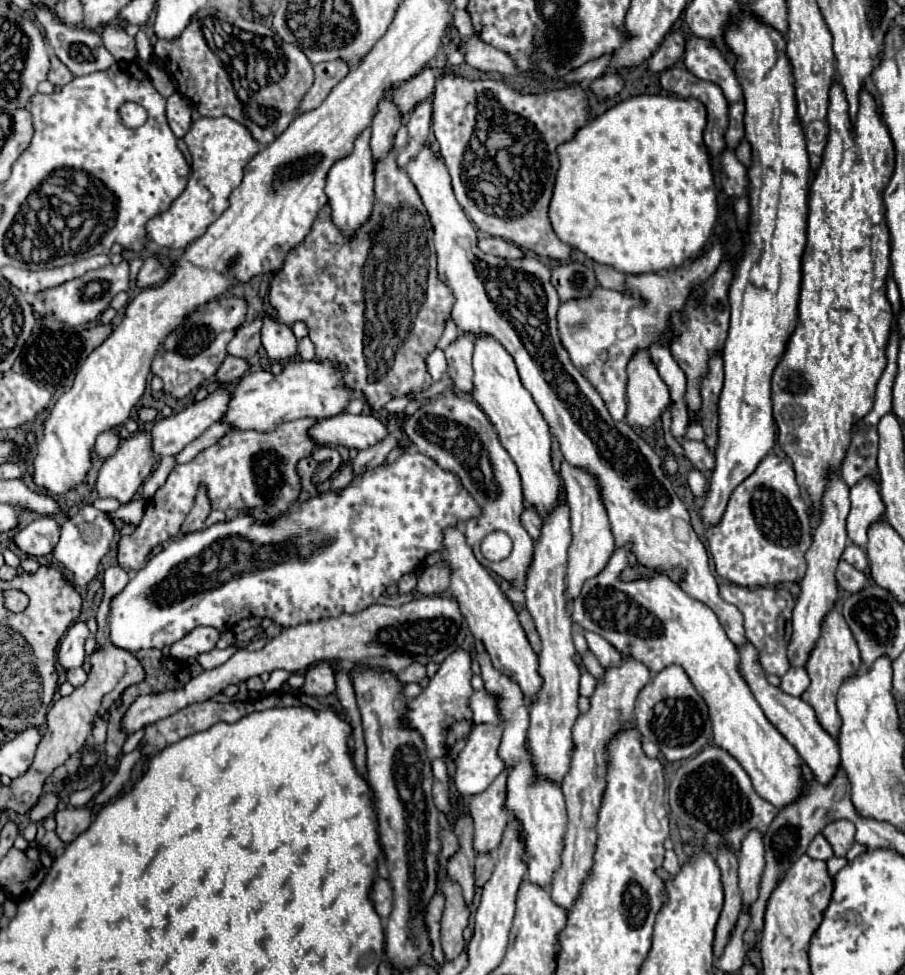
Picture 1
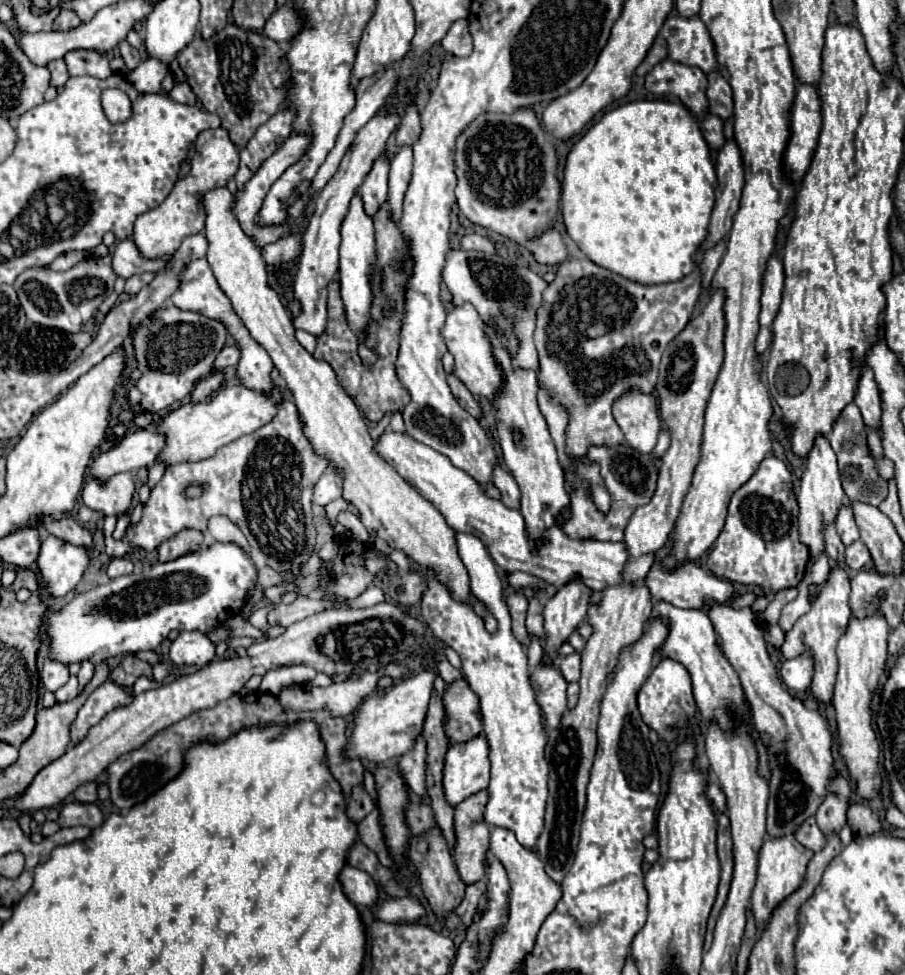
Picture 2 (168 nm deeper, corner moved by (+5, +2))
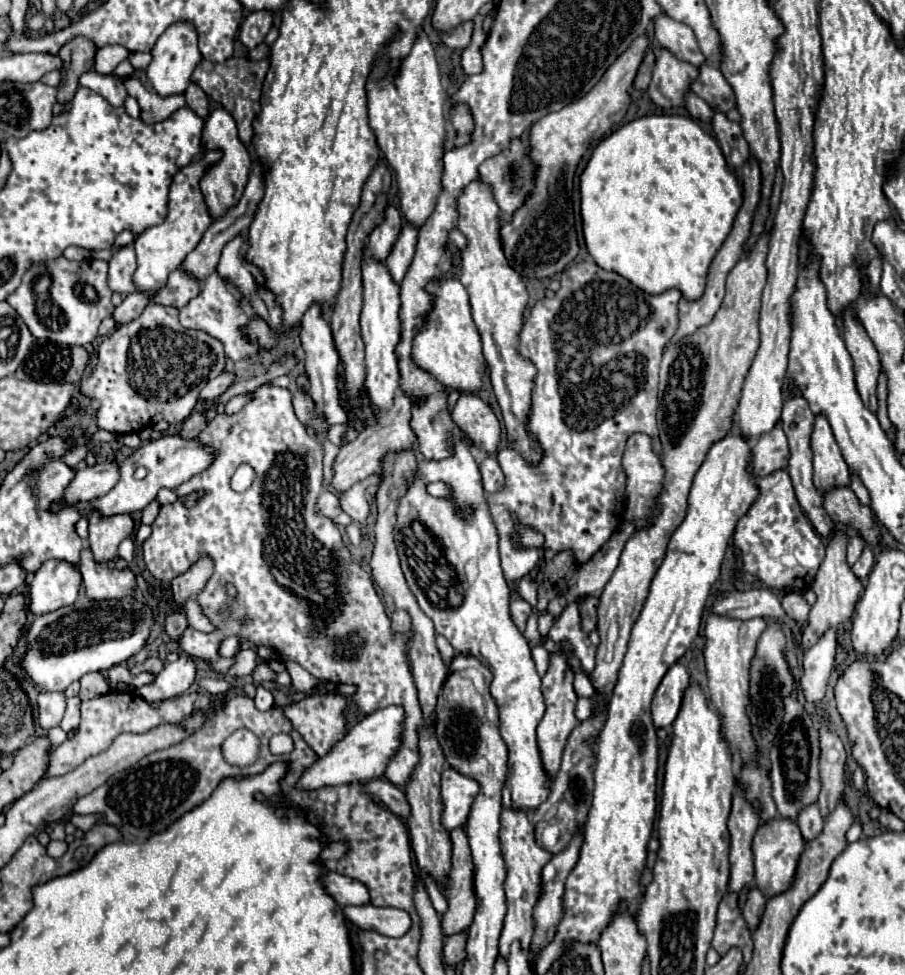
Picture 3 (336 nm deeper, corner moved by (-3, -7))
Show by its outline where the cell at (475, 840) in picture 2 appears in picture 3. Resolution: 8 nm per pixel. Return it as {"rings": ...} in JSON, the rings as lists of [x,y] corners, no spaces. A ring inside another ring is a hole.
{"rings":[[[458,827],[450,831],[452,839],[452,871],[448,885],[448,911],[442,917],[442,931],[452,935],[466,929],[476,913],[476,893],[474,893],[474,863],[470,855],[470,845],[466,829]]]}

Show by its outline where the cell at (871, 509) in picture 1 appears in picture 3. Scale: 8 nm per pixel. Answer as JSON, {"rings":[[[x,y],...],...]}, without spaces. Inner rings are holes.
{"rings":[[[852,535],[848,539],[848,565],[854,565],[858,561],[858,557],[862,555],[862,549],[864,549],[864,541],[860,535]]]}

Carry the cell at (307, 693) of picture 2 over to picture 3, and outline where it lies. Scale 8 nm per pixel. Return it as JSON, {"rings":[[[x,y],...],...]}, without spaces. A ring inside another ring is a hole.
{"rings":[[[320,693],[314,697],[304,697],[300,701],[288,703],[284,709],[284,717],[292,723],[292,729],[298,731],[304,741],[314,749],[316,755],[326,755],[330,749],[344,737],[348,723],[348,699],[340,693]]]}

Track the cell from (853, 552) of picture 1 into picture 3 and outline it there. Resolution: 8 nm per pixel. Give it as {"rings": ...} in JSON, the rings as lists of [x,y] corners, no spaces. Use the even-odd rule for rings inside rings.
{"rings":[[[864,547],[864,553],[862,553],[862,557],[852,565],[852,571],[854,571],[854,575],[856,575],[858,579],[864,579],[864,577],[870,575],[872,567],[874,567],[874,553],[872,553],[870,547]]]}

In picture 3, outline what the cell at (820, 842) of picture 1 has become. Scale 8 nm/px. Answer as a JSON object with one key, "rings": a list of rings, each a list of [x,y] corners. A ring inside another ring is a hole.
{"rings":[[[810,805],[810,809],[804,809],[804,811],[798,815],[798,827],[800,827],[802,837],[804,837],[806,841],[812,841],[812,839],[816,839],[816,837],[822,833],[824,819],[822,819],[820,813],[818,813],[818,805]]]}

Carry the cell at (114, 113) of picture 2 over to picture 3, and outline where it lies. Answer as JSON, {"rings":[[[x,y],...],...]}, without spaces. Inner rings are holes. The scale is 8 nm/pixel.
{"rings":[[[88,69],[88,71],[84,71],[80,75],[80,85],[88,87],[88,89],[94,89],[96,93],[100,93],[114,107],[124,105],[124,101],[128,97],[120,77],[116,77],[116,75],[100,75],[94,69]]]}

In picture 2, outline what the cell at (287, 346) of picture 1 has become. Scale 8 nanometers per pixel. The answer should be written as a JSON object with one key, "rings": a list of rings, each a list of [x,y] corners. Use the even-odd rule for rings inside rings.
{"rings":[[[228,186],[212,188],[202,196],[206,210],[204,234],[208,238],[206,260],[220,284],[220,288],[230,298],[236,314],[248,326],[252,338],[268,352],[274,366],[280,370],[286,388],[290,390],[298,416],[302,420],[302,432],[312,444],[314,452],[322,456],[328,466],[342,470],[344,500],[352,504],[366,526],[370,536],[380,536],[392,548],[402,550],[420,568],[430,566],[436,570],[438,580],[442,580],[456,600],[470,602],[478,616],[486,620],[490,632],[496,630],[496,620],[490,616],[484,604],[474,600],[468,588],[468,574],[458,558],[454,530],[446,524],[444,516],[424,500],[410,484],[406,484],[382,456],[374,452],[374,440],[368,434],[368,426],[354,400],[338,384],[330,364],[316,360],[308,354],[294,338],[294,326],[290,312],[280,302],[276,290],[268,284],[266,264],[260,256],[260,248],[254,240],[240,228],[234,216],[234,192]]]}

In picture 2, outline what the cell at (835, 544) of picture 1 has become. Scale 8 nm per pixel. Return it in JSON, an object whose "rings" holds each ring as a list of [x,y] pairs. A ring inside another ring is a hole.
{"rings":[[[822,434],[816,436],[812,450],[804,458],[800,492],[798,492],[796,498],[798,498],[798,508],[800,508],[800,516],[798,516],[798,520],[800,520],[800,540],[810,550],[810,562],[808,562],[808,566],[810,566],[814,562],[814,558],[820,552],[824,552],[824,526],[836,518],[836,514],[842,506],[842,498],[844,498],[844,490],[840,486],[840,472],[838,472],[836,454],[834,454],[828,438],[822,436]]]}

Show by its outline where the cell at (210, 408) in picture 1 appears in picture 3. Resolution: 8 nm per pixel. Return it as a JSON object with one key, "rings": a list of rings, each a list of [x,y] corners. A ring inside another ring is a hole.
{"rings":[[[106,461],[106,463],[96,463],[92,467],[78,469],[74,481],[66,489],[64,499],[70,503],[94,501],[98,497],[104,497],[118,483],[118,479],[120,479],[118,461]]]}

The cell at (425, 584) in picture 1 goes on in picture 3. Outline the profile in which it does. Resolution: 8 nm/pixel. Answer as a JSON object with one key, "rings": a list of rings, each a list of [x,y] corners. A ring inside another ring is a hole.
{"rings":[[[396,609],[394,613],[392,613],[392,627],[396,629],[396,631],[402,631],[402,633],[410,633],[410,625],[412,625],[412,621],[410,621],[410,613],[406,613],[404,609]]]}

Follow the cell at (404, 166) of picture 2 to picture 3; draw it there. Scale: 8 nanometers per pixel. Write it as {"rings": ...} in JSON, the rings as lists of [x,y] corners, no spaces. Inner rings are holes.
{"rings":[[[406,221],[402,225],[402,231],[400,231],[400,235],[398,235],[398,239],[396,239],[390,255],[388,255],[388,259],[386,259],[386,265],[390,269],[390,275],[398,283],[404,279],[404,275],[408,271],[408,265],[410,265],[410,261],[414,257],[416,237],[418,237],[416,227],[410,221]]]}

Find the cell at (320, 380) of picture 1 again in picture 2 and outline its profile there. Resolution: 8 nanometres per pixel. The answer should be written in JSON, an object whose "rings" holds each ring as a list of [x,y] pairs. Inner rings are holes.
{"rings":[[[230,386],[222,388],[218,394],[212,396],[212,402],[200,404],[184,404],[178,410],[170,412],[156,428],[158,434],[164,436],[164,448],[158,454],[158,460],[168,468],[180,462],[198,462],[214,456],[220,446],[234,442],[236,438],[254,432],[262,424],[266,424],[276,414],[276,402],[284,398],[286,390],[276,388],[272,396],[264,396],[260,392],[248,390],[244,386]]]}

